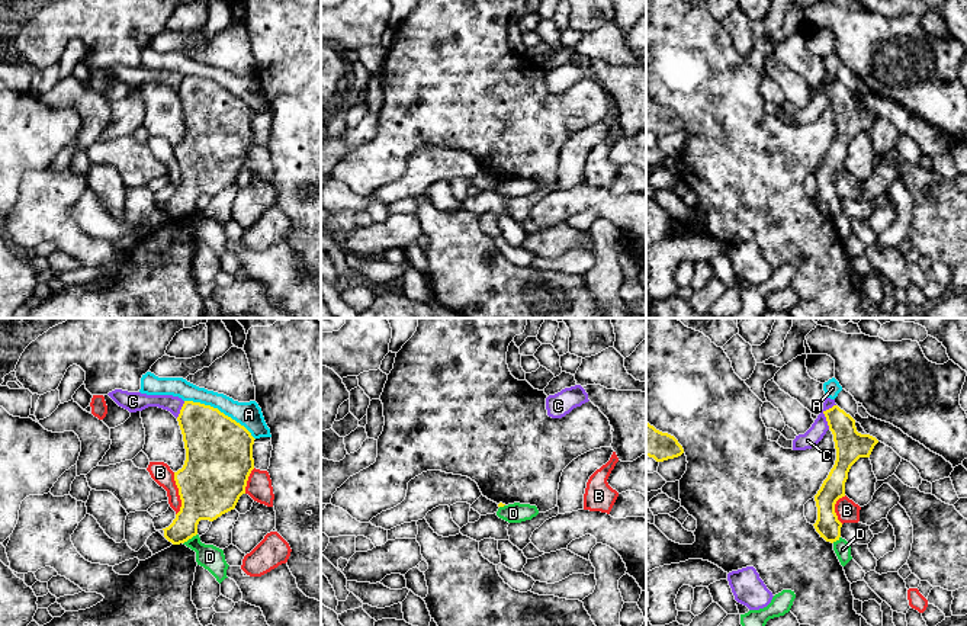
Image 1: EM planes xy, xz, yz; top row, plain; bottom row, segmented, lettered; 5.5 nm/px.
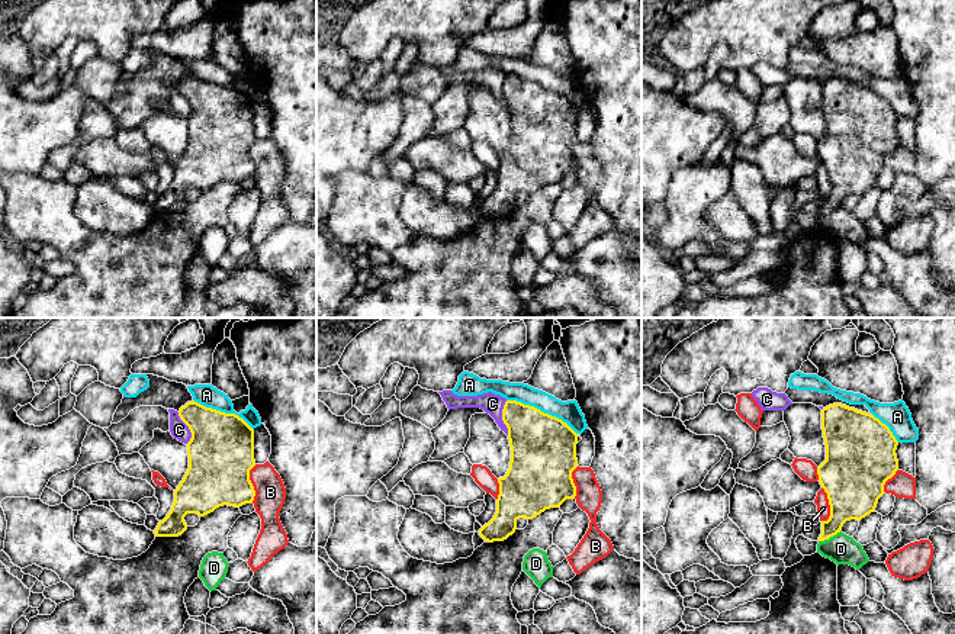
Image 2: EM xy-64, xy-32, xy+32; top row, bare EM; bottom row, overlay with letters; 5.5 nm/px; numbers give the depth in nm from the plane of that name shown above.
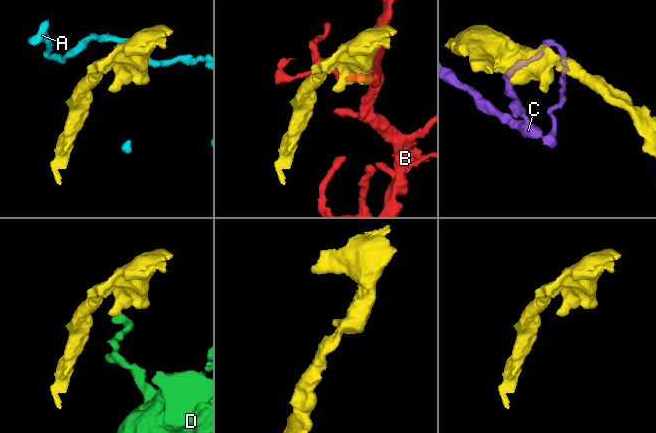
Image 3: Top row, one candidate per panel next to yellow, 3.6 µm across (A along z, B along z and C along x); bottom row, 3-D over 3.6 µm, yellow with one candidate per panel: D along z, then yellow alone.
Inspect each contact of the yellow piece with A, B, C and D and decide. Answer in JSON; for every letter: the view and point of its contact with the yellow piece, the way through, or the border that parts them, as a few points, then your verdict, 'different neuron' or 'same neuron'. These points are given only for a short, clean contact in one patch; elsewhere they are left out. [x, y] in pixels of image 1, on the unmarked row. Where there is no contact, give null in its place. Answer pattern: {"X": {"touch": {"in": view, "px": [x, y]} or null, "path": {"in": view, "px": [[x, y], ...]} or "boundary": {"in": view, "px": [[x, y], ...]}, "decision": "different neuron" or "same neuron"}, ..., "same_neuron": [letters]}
{"A": {"touch": {"in": "xy", "px": [219, 86]}, "boundary": {"in": "xy", "px": [[185, 74], [217, 82], [238, 96], [254, 114]]}, "decision": "different neuron"}, "B": {"touch": {"in": "xy", "px": [179, 169]}, "decision": "different neuron"}, "C": {"touch": {"in": "yz", "px": [825, 90]}, "decision": "different neuron"}, "D": {"touch": {"in": "xy", "px": [189, 212]}, "boundary": {"in": "xy", "px": [[196, 208], [183, 218]]}, "decision": "different neuron"}, "same_neuron": []}

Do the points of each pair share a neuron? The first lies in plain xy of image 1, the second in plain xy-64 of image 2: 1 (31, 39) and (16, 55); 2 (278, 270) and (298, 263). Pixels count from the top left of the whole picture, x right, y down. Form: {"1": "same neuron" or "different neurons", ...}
{"1": "different neurons", "2": "same neuron"}

